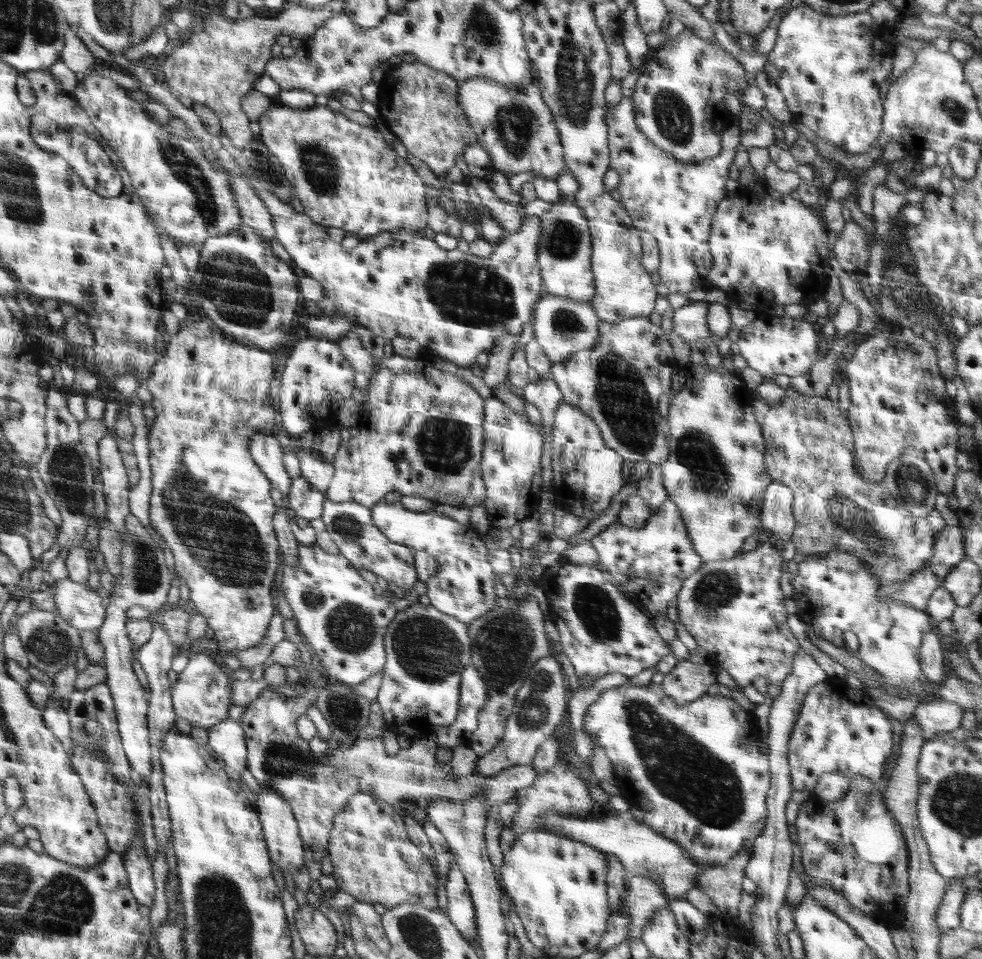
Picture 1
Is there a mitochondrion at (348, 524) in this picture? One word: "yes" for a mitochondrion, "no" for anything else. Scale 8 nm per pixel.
yes

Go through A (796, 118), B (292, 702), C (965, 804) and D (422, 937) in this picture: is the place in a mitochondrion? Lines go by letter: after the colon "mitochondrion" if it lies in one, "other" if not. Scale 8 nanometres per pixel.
A: other
B: other
C: mitochondrion
D: mitochondrion

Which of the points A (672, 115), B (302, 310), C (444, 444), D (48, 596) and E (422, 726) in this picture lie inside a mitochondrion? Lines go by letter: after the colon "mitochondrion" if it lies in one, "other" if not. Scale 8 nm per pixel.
A: mitochondrion
B: other
C: mitochondrion
D: other
E: other

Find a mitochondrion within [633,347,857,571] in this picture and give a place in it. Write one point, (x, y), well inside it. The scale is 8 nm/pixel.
(699, 452)

